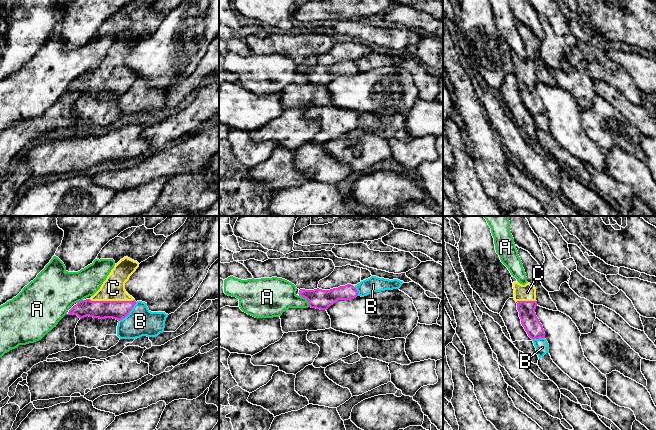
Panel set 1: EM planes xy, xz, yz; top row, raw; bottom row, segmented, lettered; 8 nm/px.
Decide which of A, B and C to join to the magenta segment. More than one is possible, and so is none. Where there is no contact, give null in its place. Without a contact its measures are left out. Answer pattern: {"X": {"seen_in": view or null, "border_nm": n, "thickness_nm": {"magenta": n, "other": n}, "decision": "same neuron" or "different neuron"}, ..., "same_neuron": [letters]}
{"A": {"seen_in": "xz", "border_nm": 130, "thickness_nm": {"magenta": 160, "other": 280}, "decision": "different neuron"}, "B": {"seen_in": "xy", "border_nm": 220, "thickness_nm": {"magenta": 150, "other": 220}, "decision": "different neuron"}, "C": {"seen_in": "xy", "border_nm": 360, "thickness_nm": {"magenta": 150, "other": 190}, "decision": "same neuron"}, "same_neuron": ["C"]}

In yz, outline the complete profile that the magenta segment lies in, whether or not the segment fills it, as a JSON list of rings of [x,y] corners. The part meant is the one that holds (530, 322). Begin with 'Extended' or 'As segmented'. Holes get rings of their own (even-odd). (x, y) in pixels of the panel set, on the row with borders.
Extended. [[[517,281],[513,282],[513,289],[521,324],[528,336],[532,340],[545,338],[543,326],[535,313],[537,306],[535,286],[530,283],[522,285]]]

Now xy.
Extended. [[[124,257],[111,270],[100,289],[90,298],[77,302],[66,315],[77,315],[80,319],[93,317],[125,318],[134,305],[135,299],[125,290],[125,283],[139,267],[139,263]]]

